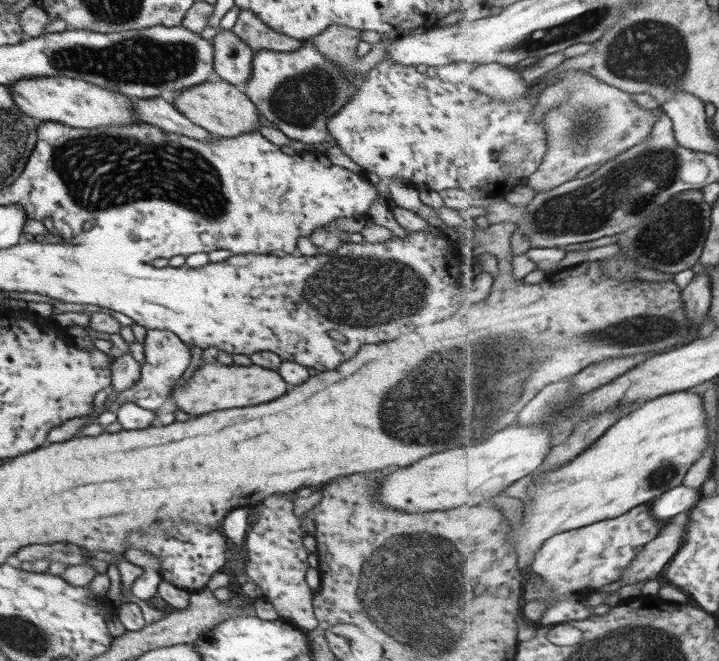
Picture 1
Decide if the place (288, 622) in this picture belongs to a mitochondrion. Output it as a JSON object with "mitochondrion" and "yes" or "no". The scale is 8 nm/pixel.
{"mitochondrion":"no"}

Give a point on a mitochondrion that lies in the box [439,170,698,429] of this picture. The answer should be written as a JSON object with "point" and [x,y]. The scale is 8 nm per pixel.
{"point":[554,407]}

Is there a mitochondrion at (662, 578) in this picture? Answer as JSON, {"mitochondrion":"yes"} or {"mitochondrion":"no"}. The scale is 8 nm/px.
{"mitochondrion":"no"}

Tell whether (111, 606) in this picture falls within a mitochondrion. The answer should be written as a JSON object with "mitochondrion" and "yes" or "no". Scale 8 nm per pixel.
{"mitochondrion":"no"}

